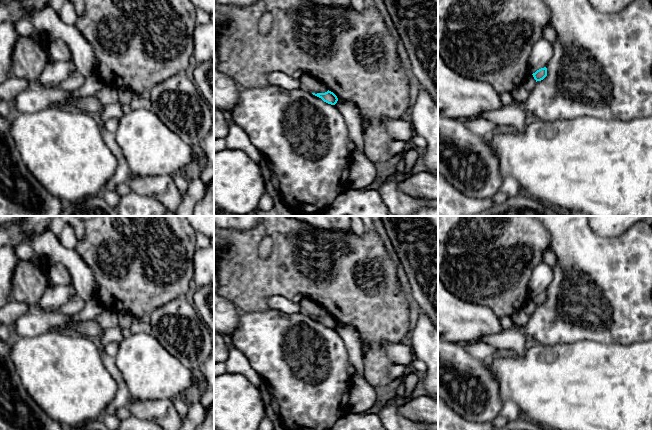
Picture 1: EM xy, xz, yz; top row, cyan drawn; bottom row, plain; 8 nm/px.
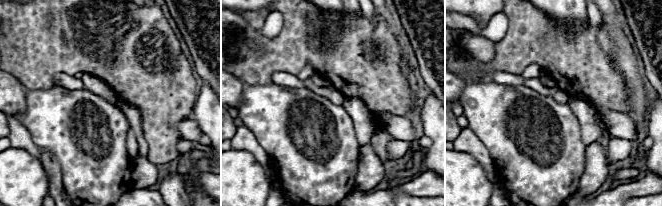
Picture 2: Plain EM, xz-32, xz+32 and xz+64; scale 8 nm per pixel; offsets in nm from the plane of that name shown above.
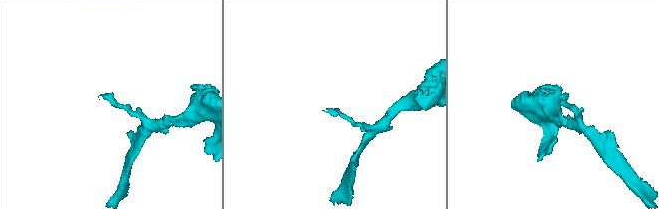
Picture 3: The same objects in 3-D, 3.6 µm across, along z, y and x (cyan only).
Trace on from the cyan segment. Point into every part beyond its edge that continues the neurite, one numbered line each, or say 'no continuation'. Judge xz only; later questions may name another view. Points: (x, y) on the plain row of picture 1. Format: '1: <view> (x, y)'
no continuation

